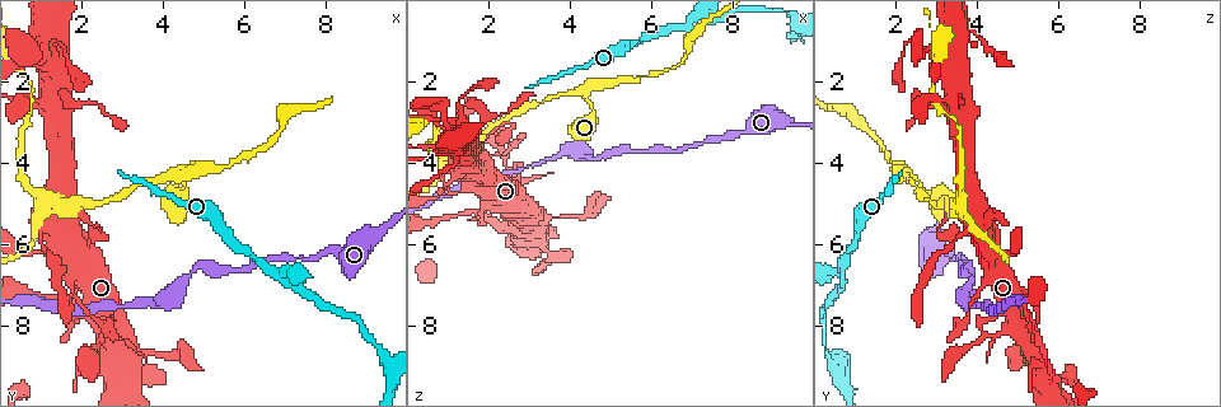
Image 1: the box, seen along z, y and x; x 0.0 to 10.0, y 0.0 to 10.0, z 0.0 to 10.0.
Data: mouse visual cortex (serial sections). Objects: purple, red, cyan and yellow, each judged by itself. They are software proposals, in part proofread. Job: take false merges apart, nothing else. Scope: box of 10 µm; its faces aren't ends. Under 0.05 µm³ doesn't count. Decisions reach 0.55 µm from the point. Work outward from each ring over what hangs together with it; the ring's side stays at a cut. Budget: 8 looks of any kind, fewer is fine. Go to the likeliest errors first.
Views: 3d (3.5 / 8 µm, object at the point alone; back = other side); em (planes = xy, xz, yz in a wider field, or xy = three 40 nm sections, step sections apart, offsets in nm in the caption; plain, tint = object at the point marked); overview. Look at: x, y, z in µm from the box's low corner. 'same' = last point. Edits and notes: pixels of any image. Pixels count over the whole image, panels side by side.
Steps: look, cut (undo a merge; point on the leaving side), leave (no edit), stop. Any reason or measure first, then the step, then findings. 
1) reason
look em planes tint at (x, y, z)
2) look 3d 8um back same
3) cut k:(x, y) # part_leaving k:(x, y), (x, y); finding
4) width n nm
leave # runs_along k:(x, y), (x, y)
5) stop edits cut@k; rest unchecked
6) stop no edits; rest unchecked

two arms at a narrow angle
look 3d 8um at (6.70, 6.75, 0.70)

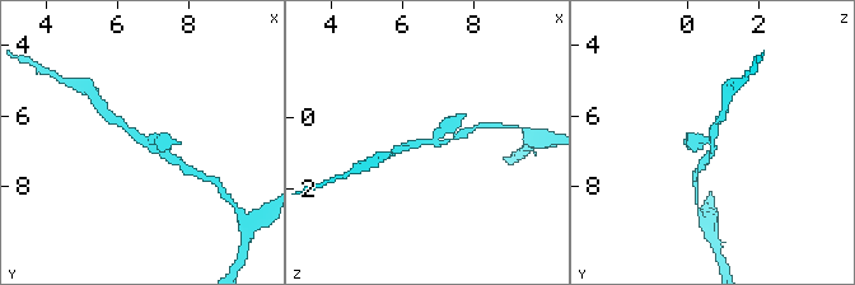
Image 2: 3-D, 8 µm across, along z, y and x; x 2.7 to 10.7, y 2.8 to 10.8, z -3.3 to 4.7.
zoom in
look 3d 3.5um same

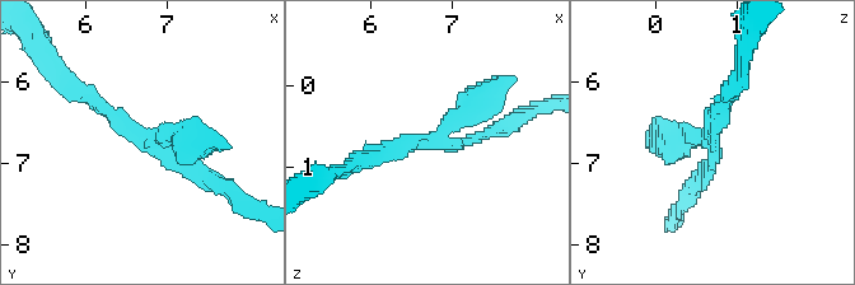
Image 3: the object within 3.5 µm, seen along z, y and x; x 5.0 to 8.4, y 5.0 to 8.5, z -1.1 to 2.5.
arms 3; arm_widths 150, 200, 300 nm; shape alone is not enough
look em xy step 5 tint at (6.70, 6.70, 0.75)

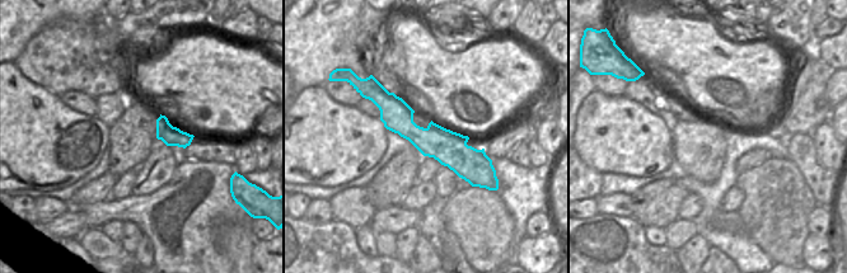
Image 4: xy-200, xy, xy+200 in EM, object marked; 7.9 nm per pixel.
leave # runs_along 3:(79, 94), (134, 138), (213, 181); continuous, no second cell

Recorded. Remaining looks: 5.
two arms in line, one across
look 3d 8um back at (4.40, 4.35, 2.35)

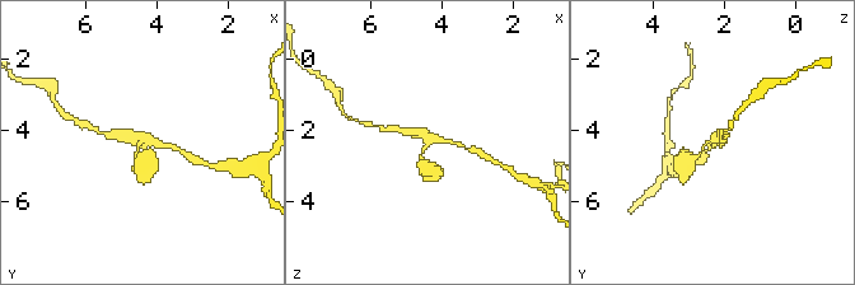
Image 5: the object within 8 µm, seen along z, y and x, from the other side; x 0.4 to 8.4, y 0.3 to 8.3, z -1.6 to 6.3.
look 3d 3.5um back same

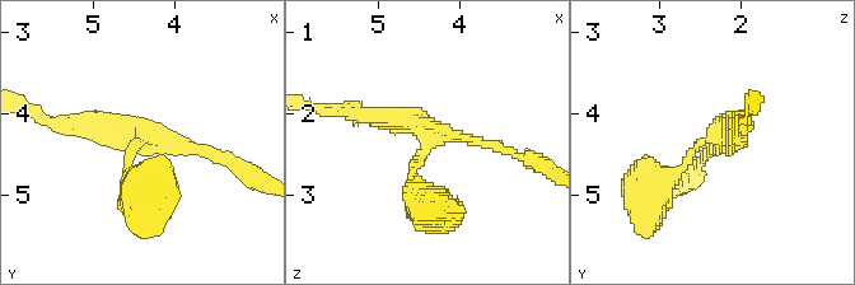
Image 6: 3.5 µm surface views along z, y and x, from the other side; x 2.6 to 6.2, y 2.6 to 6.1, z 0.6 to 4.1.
look em xy step 3 tint at (4.35, 4.30, 2.30)

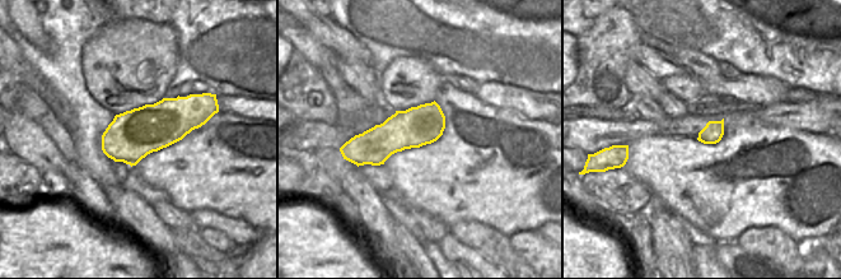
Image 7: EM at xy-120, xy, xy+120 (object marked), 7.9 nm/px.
arm_widths 150, 250, 250 nm
leave # all the same cell

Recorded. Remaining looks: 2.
sharp bend
look 3d 8um at (1.65, 6.35, 4.50)

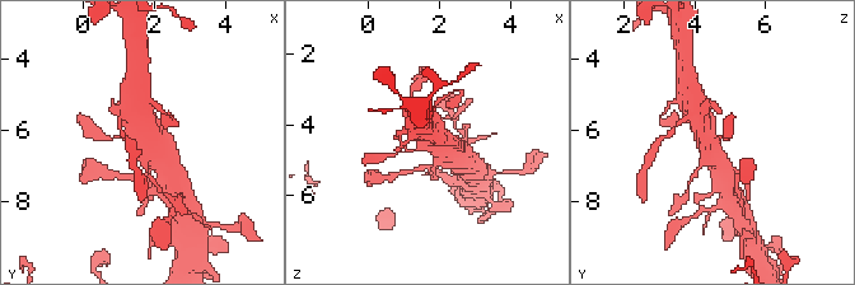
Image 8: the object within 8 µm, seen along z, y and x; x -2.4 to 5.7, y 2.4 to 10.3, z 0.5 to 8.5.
arms 4; arm_widths 150, 150, 600, 600 nm; shape alone is not enough
look em xy step 1 tint same

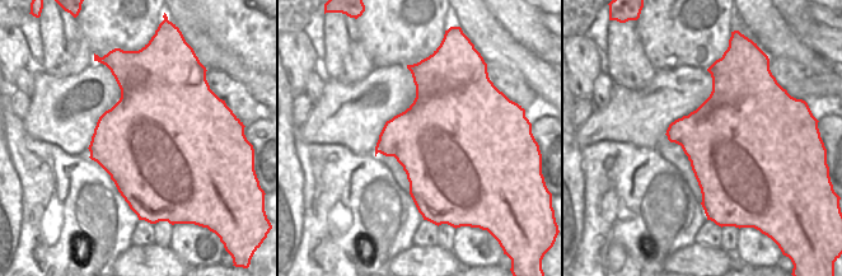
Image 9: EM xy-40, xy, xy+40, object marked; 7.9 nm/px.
leave # runs_along 8:(172, 168), (155, 153), (139, 112); all the same cell

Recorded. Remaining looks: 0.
stop no edits; rest unchecked

